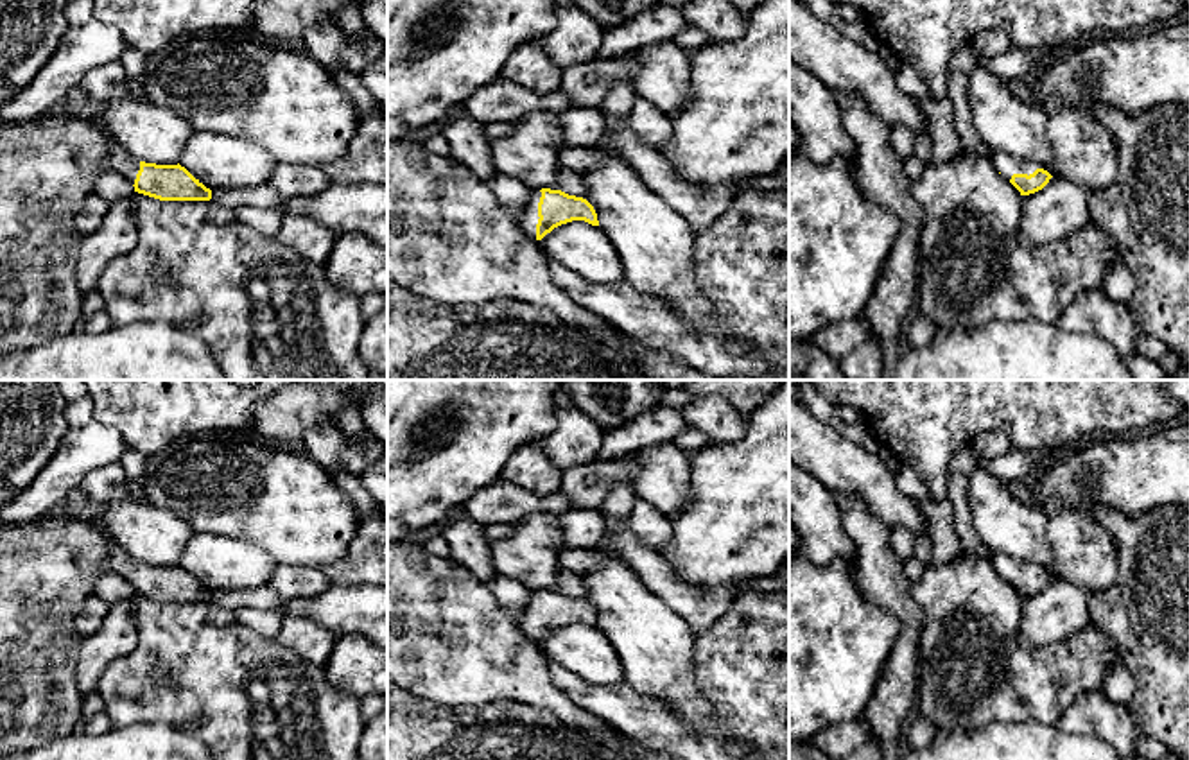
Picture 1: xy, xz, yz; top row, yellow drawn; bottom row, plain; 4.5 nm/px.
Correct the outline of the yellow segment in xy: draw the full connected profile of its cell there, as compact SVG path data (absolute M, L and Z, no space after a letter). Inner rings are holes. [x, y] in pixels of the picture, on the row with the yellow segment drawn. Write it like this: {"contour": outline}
{"contour": "M108 138L109 168L126 177L135 192L160 201L210 201L212 190L195 179L185 167L156 165L133 158L115 138Z"}

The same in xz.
{"contour": "M551 188L529 190L518 215L522 231L536 240L542 240L554 228L572 220L599 226L597 213L586 199Z"}

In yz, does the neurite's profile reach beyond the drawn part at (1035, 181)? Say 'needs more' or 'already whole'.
needs more

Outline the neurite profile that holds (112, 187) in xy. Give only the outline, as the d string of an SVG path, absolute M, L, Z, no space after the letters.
M108 170L97 179L95 192L106 203L111 204L111 203L131 197L135 194L135 186L126 177L117 174L115 170Z

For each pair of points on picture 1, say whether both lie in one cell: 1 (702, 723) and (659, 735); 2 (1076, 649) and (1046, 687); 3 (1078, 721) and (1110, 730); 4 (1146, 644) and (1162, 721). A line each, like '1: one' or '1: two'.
1: two
2: one
3: one
4: one

